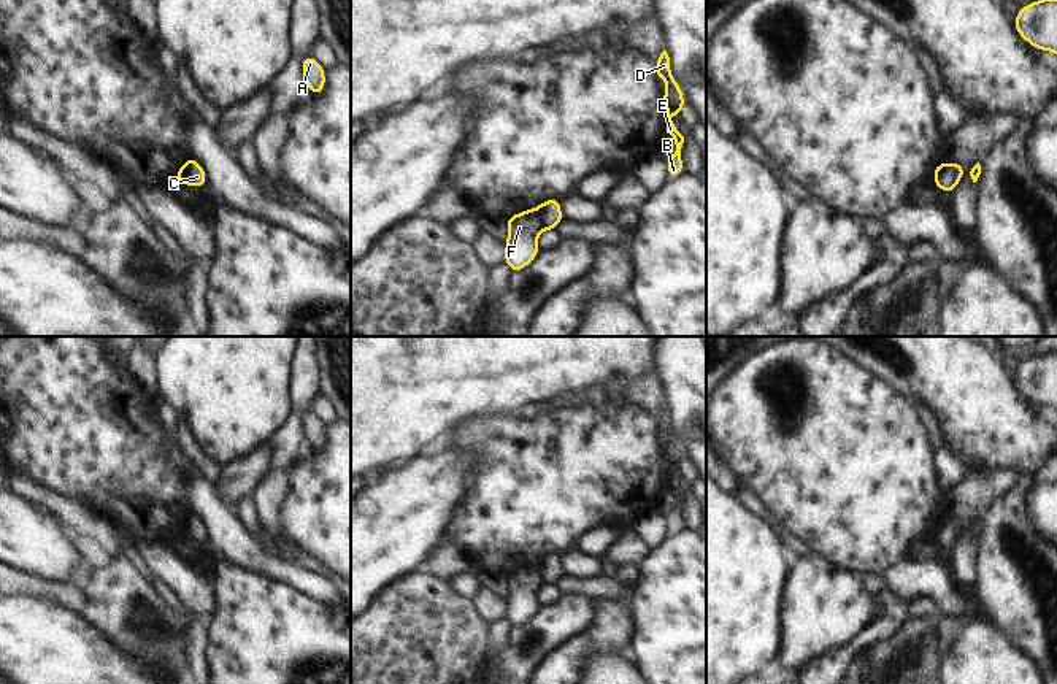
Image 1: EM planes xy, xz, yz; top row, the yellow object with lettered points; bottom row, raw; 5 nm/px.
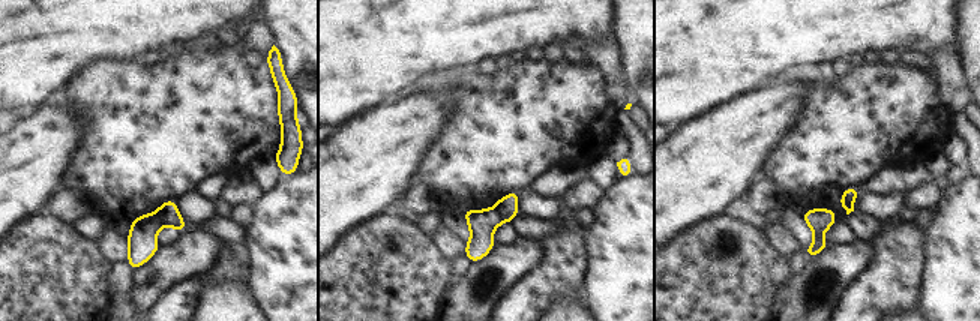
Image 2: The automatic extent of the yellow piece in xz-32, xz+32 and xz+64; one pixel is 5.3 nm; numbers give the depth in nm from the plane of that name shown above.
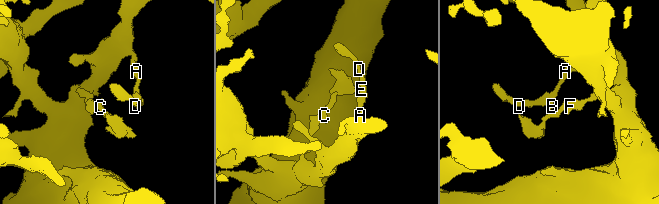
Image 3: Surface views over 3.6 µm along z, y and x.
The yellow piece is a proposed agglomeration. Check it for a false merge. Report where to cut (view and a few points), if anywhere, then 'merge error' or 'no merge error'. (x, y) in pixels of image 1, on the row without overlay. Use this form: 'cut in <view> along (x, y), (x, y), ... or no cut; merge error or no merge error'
cut in xz along (535, 564), (543, 583); merge error

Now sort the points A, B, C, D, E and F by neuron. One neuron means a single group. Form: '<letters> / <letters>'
A B D E F / C

